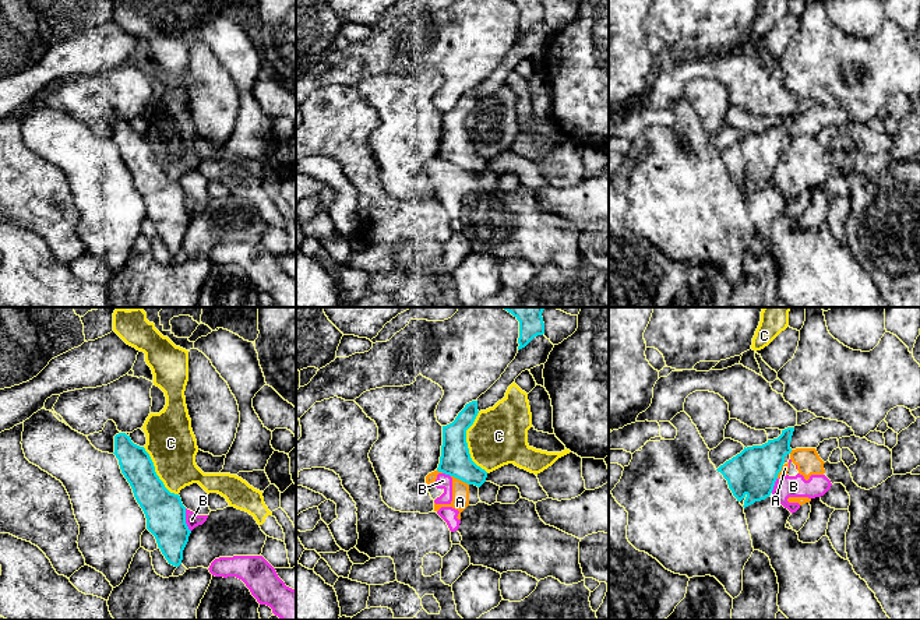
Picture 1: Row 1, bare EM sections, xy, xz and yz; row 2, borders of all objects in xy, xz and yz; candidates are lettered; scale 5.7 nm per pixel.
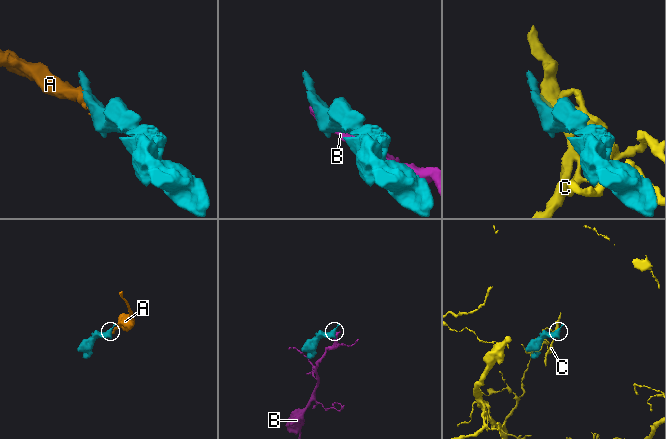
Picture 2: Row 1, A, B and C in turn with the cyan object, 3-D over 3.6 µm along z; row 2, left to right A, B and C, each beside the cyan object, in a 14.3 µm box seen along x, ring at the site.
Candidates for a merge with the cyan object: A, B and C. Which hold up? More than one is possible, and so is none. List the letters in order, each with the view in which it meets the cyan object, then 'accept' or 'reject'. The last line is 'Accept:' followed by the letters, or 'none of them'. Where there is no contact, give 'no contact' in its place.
A: meets cyan in xz; reject
B: meets cyan in xy; reject
C: meets cyan in xz; reject
Accept: none of them

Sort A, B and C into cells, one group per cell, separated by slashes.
A B / C

